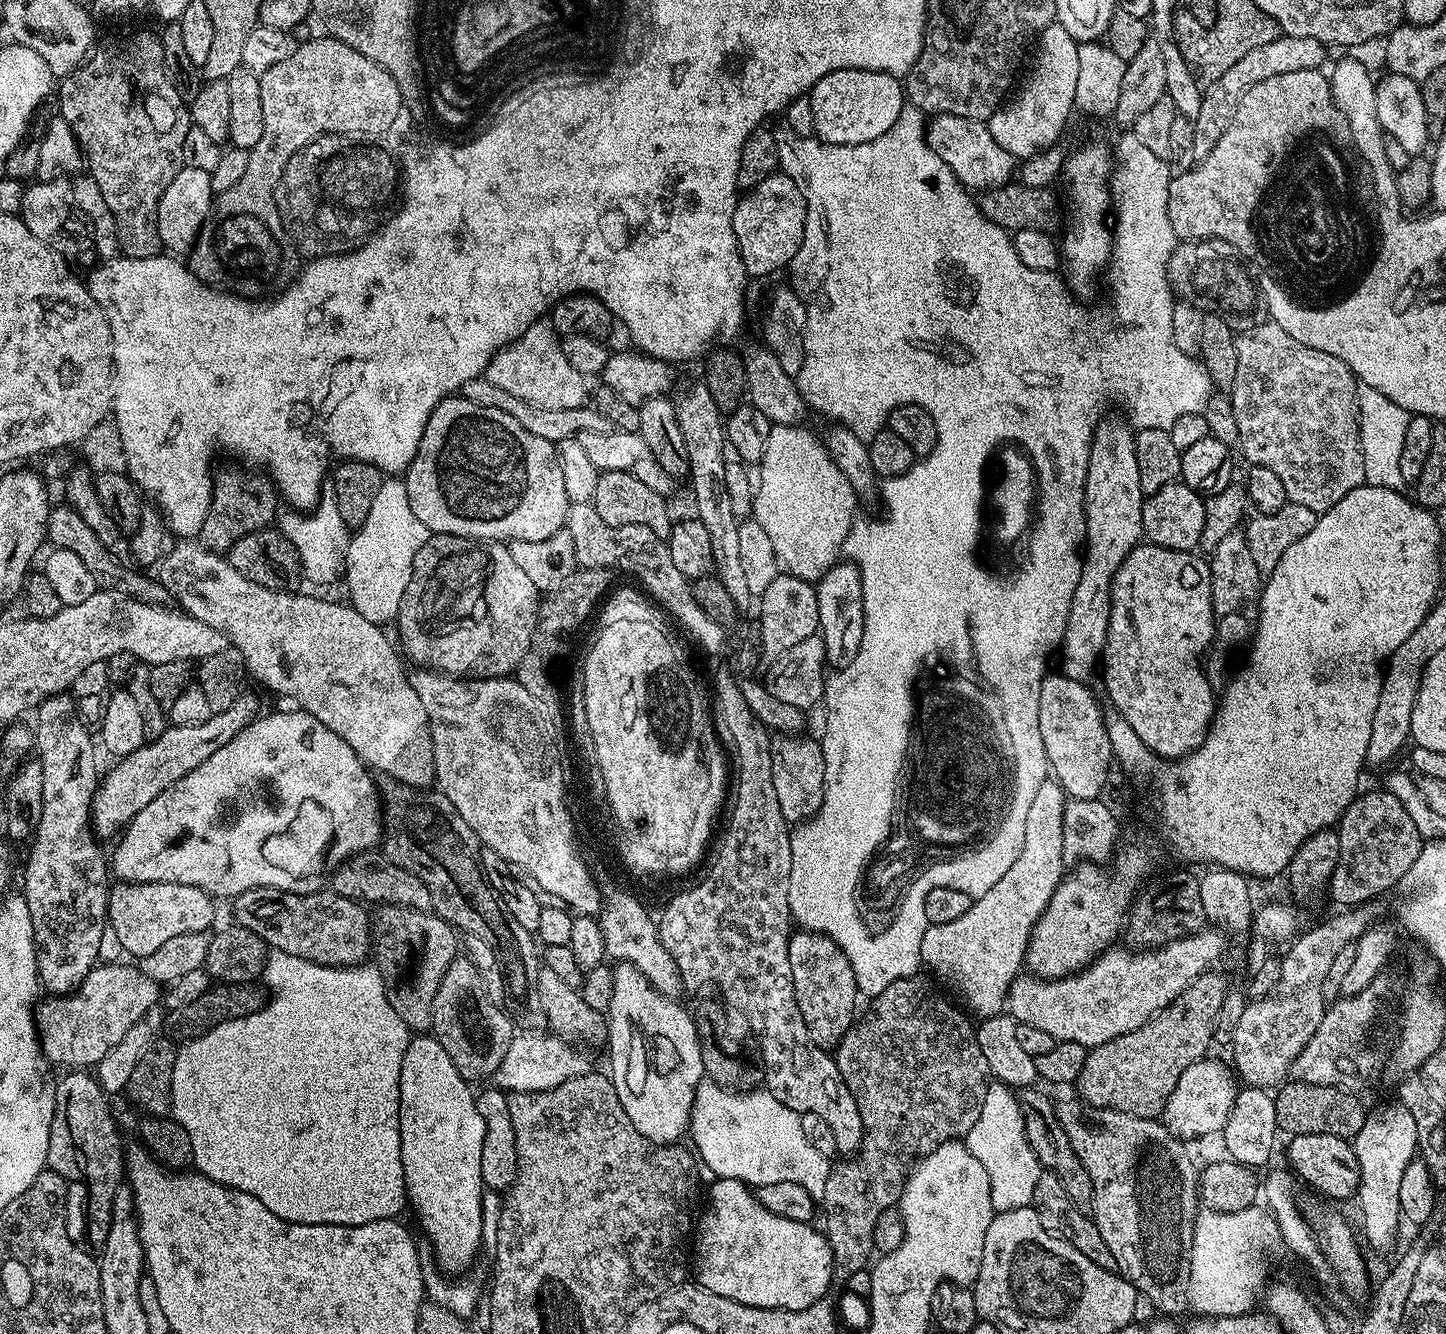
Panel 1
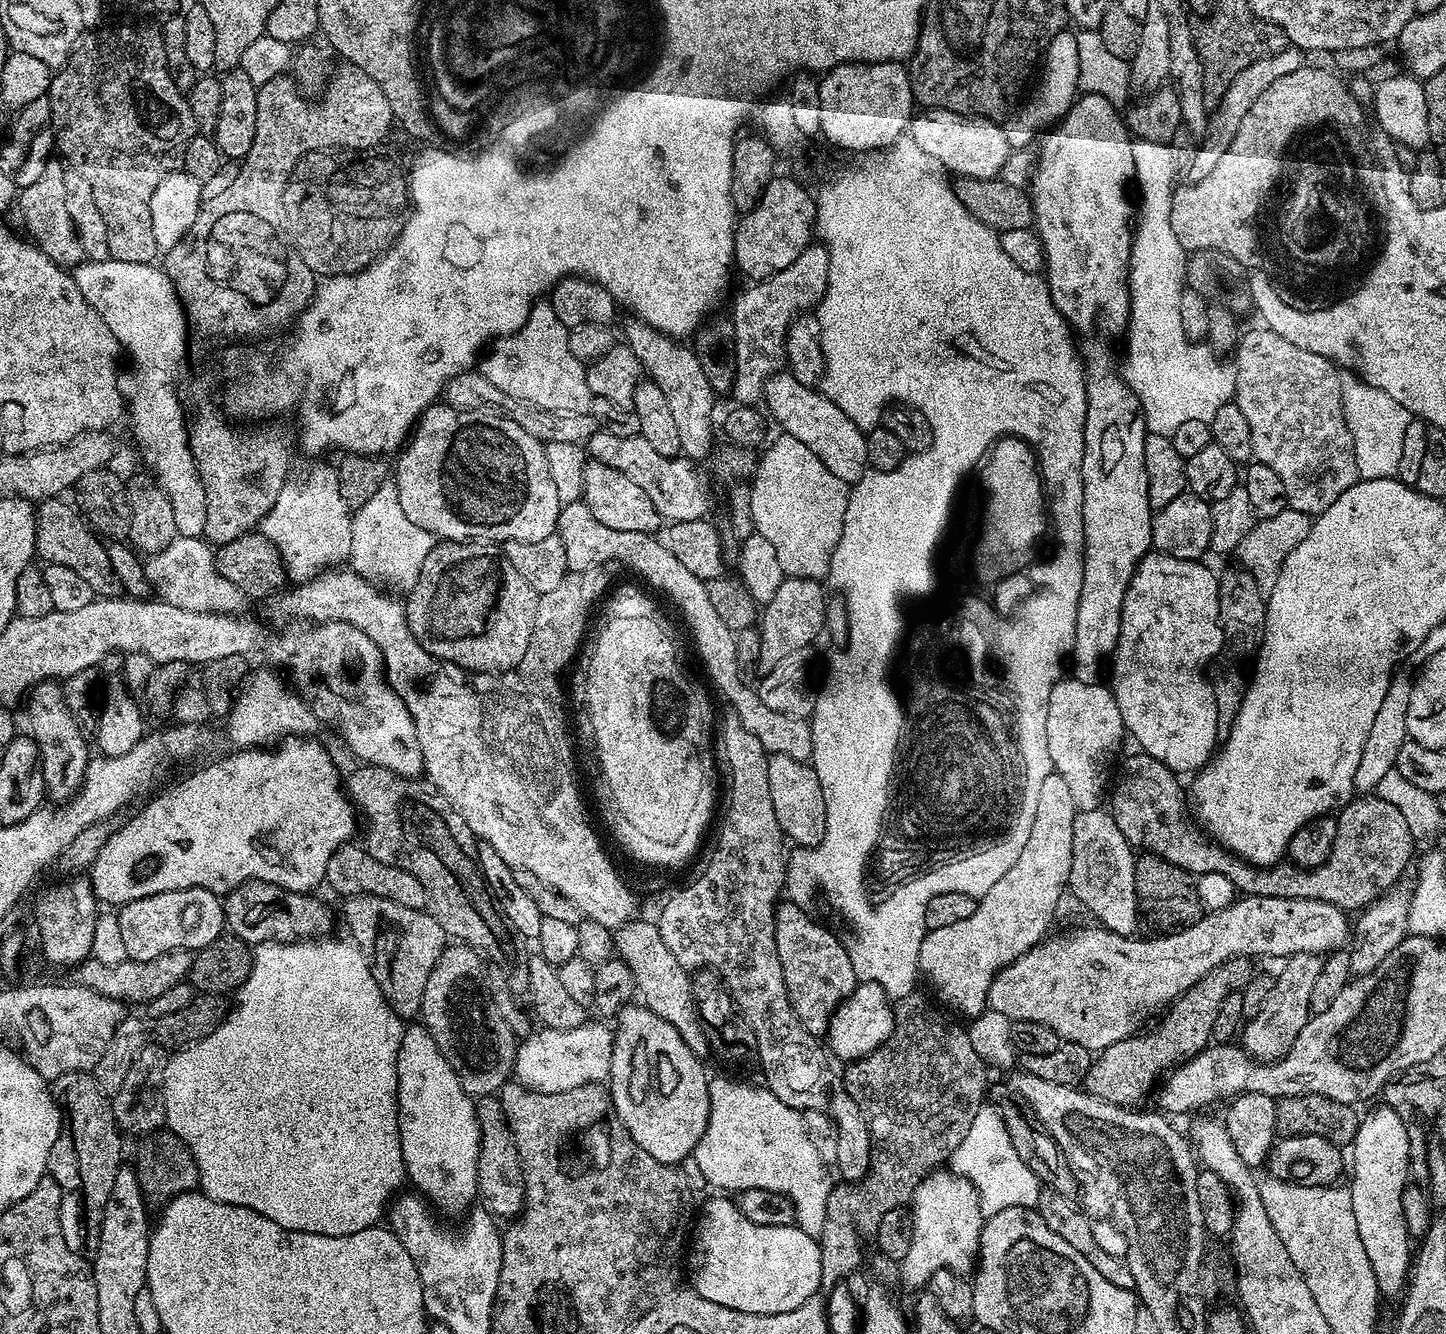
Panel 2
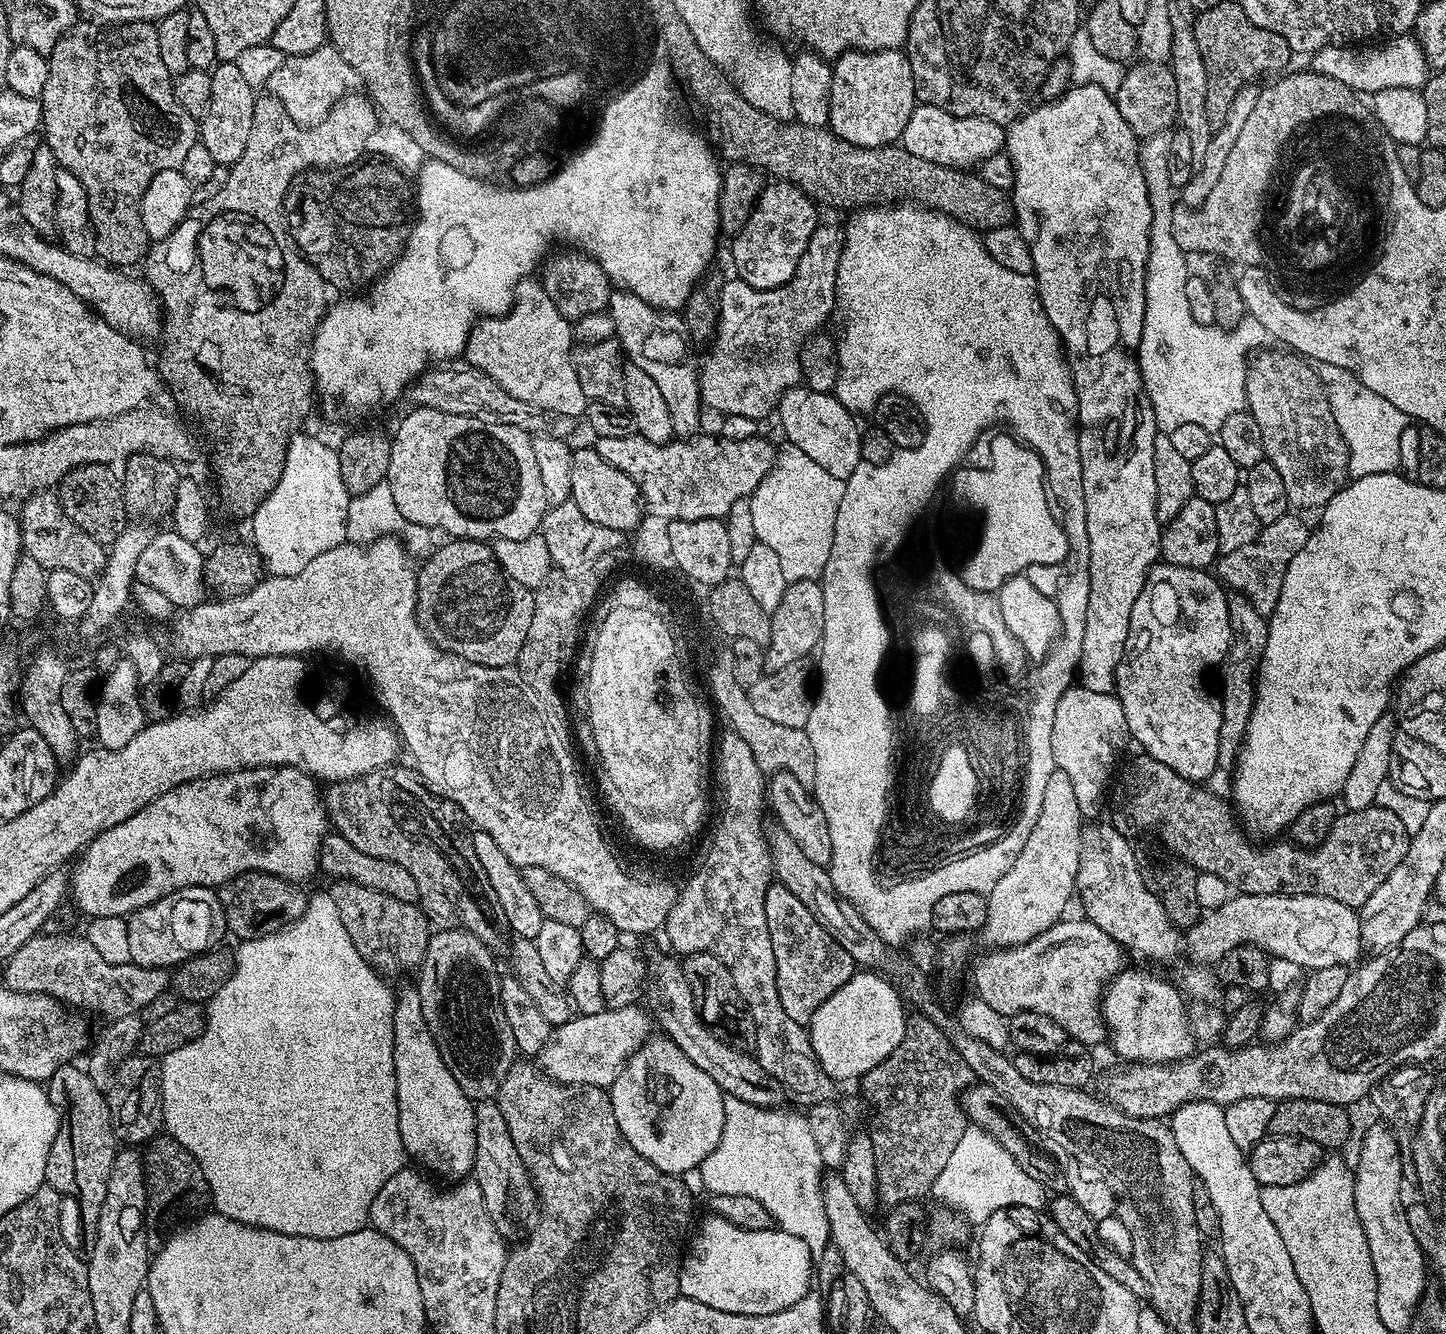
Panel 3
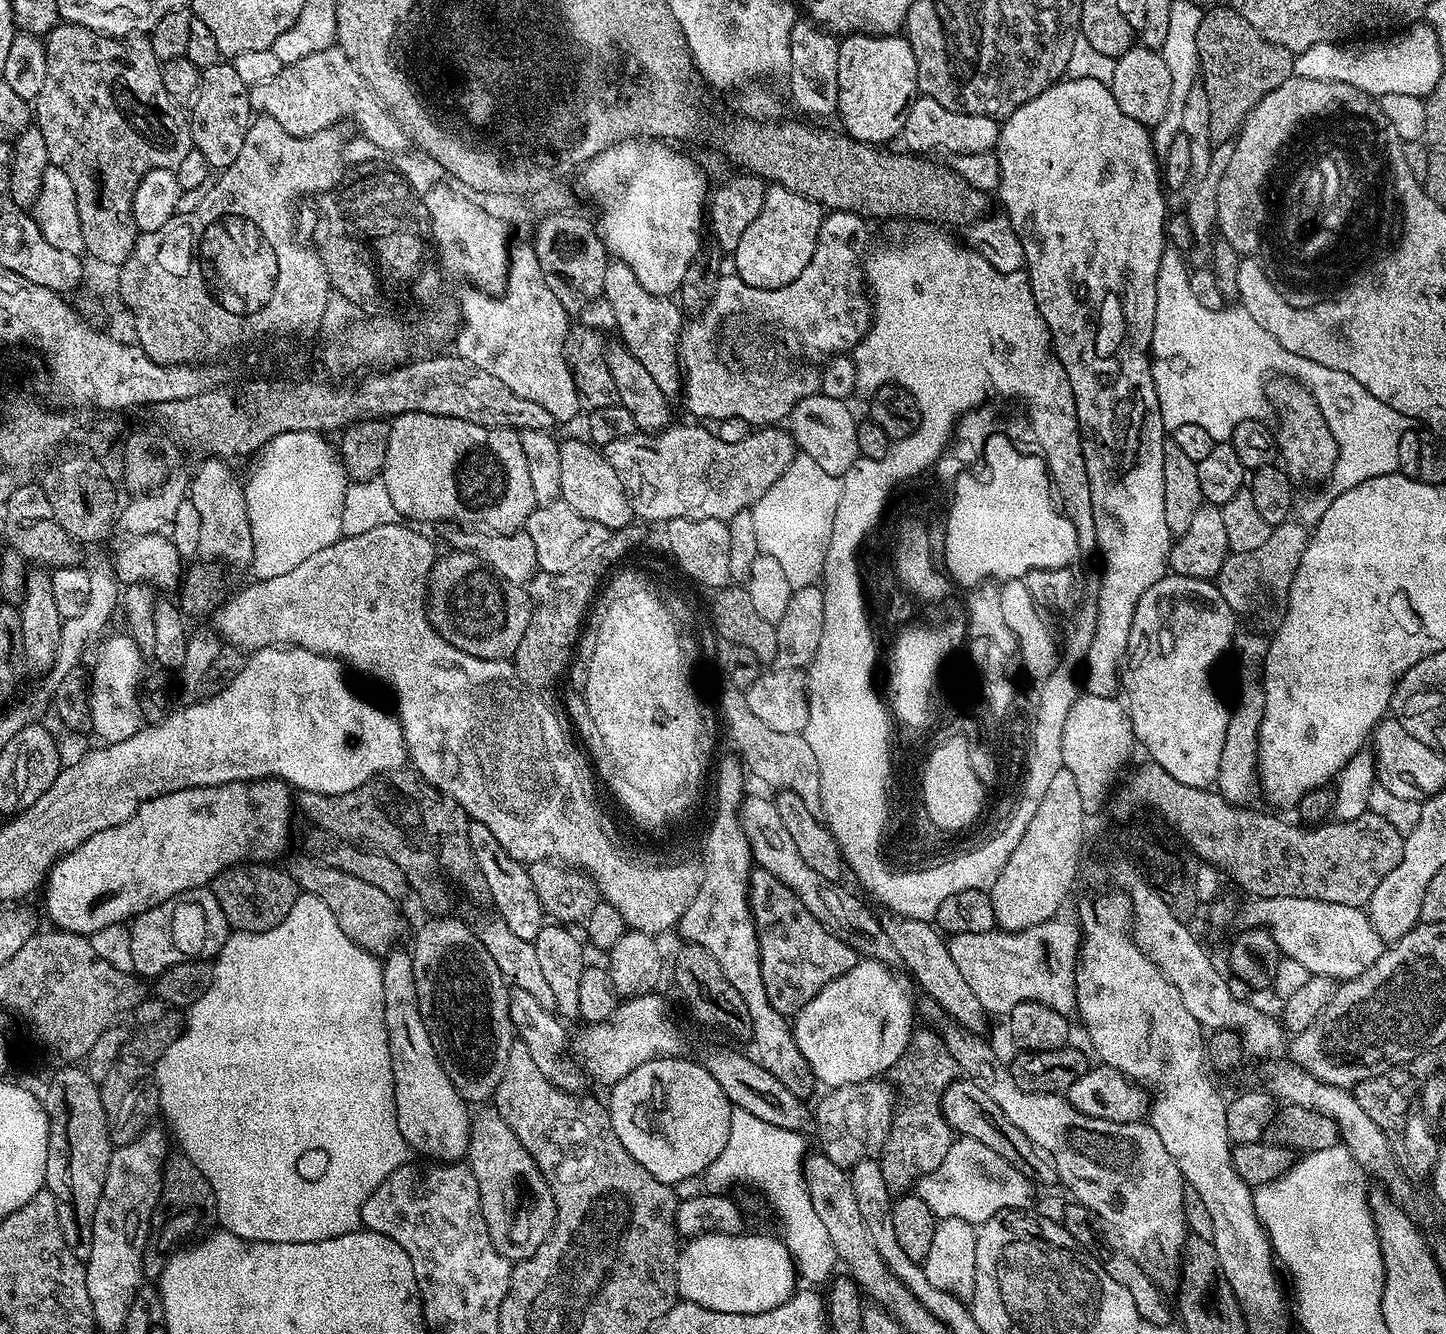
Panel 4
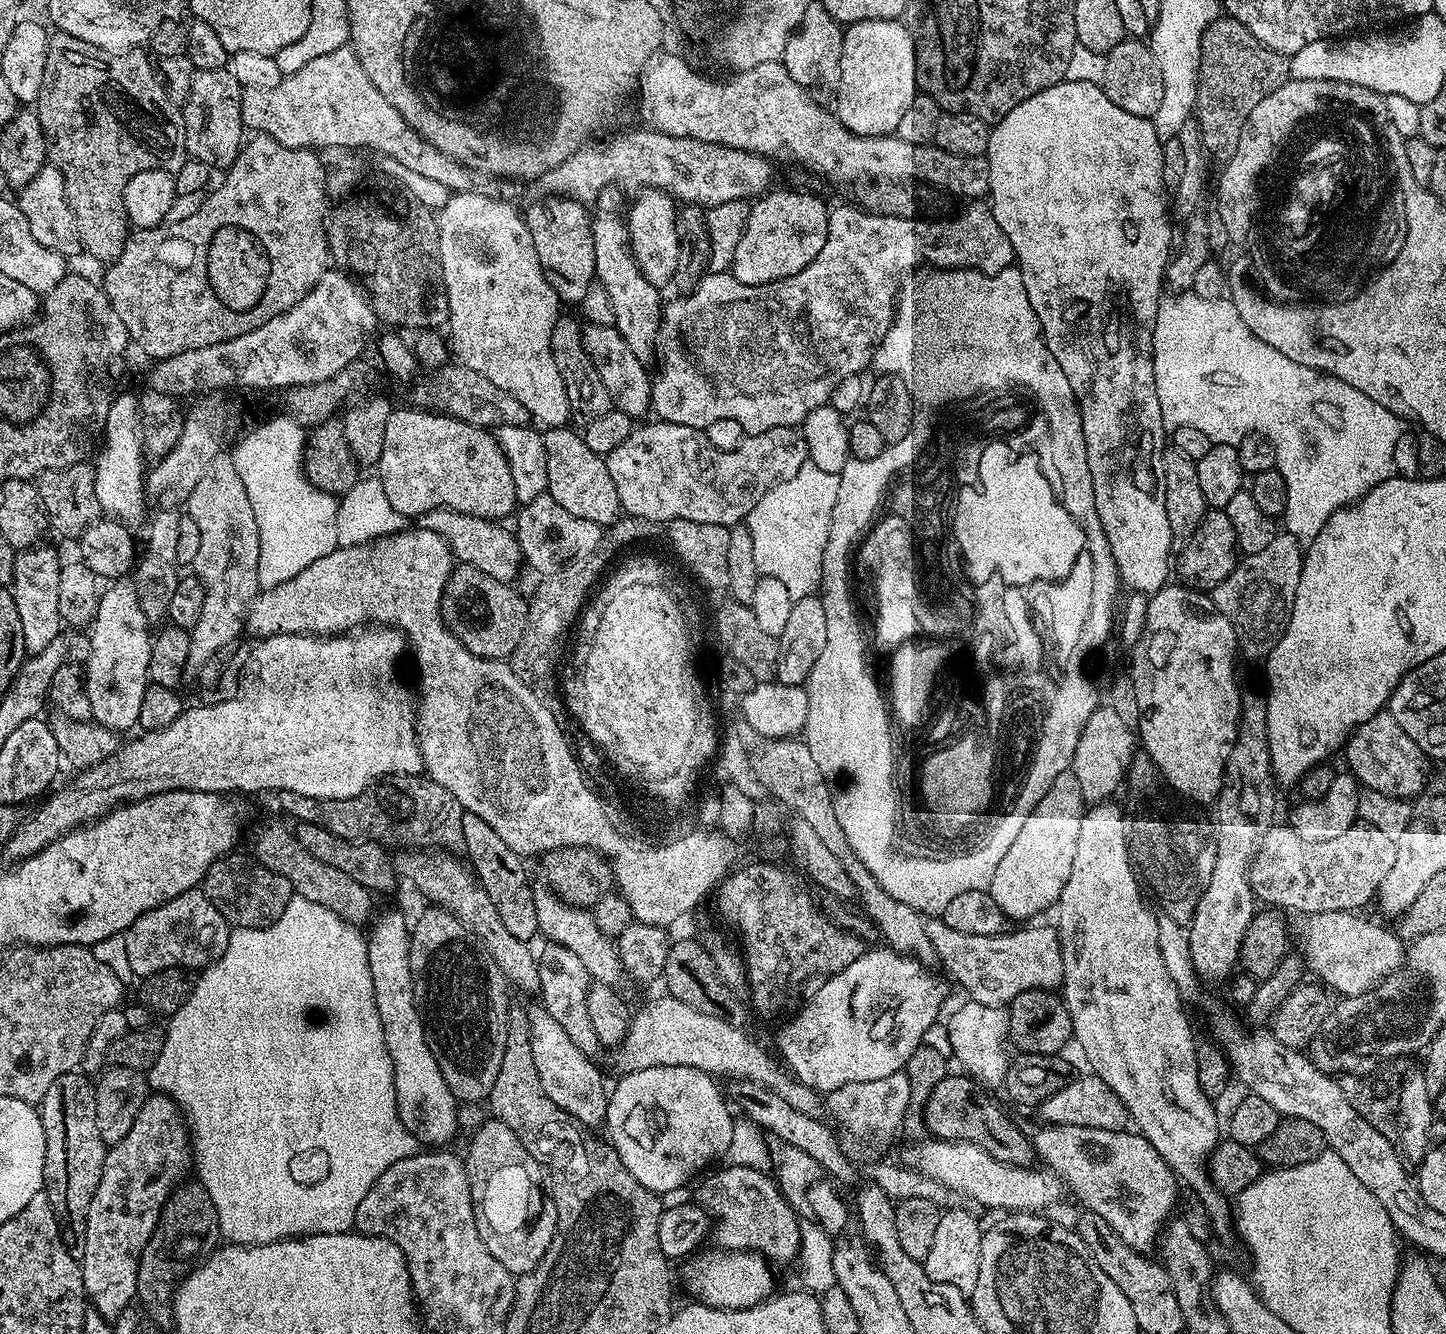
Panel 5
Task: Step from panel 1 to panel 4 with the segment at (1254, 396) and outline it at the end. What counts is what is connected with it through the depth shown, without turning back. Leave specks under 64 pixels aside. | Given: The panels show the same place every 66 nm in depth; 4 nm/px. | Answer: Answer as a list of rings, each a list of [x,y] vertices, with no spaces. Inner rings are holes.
[[[1280,382],[1276,389],[1271,389],[1270,404],[1274,412],[1276,408],[1276,420],[1280,423],[1280,429],[1275,429],[1274,439],[1284,471],[1297,485],[1323,485],[1336,468],[1338,453],[1328,423],[1322,418],[1322,410],[1318,410],[1307,388],[1295,382]]]

